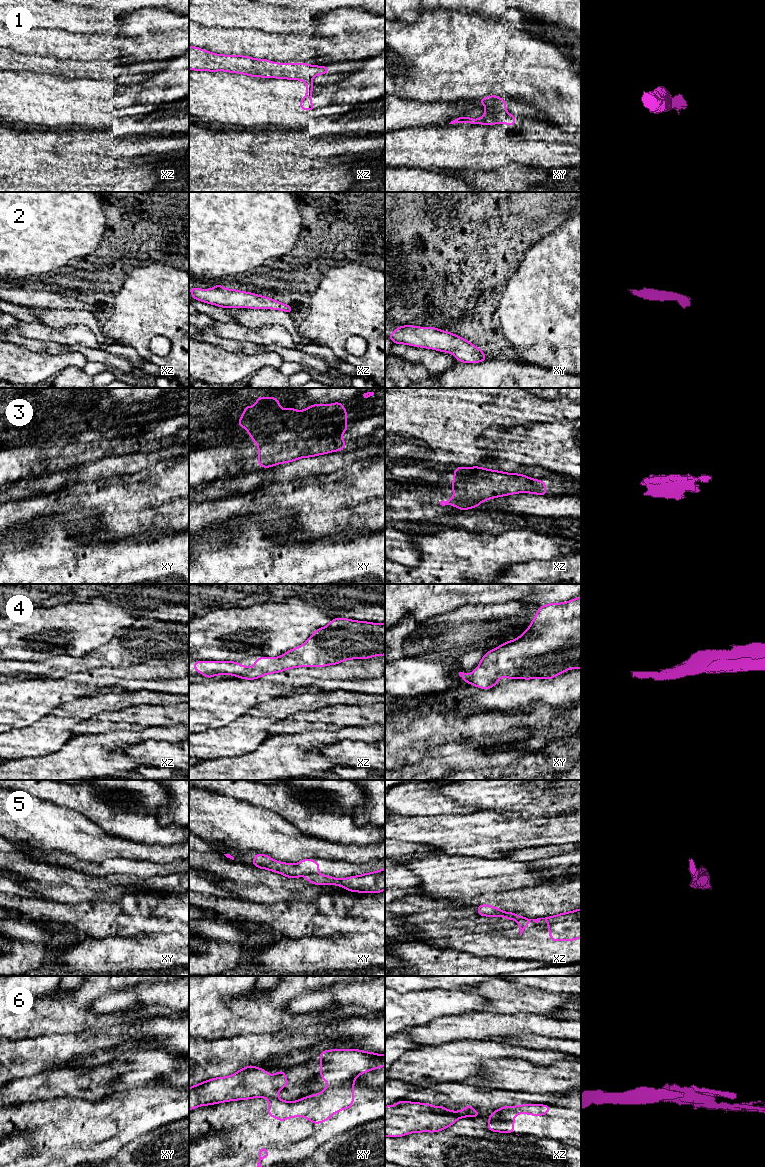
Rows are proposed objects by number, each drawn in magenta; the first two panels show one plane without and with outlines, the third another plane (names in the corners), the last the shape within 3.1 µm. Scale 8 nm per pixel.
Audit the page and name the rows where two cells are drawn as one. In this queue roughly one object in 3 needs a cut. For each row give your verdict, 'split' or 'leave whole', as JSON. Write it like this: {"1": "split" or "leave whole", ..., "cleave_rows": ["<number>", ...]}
{"1": "split", "2": "leave whole", "3": "leave whole", "4": "leave whole", "5": "split", "6": "split", "cleave_rows": ["1", "5", "6"]}

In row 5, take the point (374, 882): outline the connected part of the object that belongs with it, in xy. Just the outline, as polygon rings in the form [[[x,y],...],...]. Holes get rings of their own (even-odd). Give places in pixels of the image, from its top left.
[[[385,868],[343,879],[336,879],[327,875],[307,875],[306,880],[314,885],[333,884],[341,886],[351,892],[379,893],[385,890]]]

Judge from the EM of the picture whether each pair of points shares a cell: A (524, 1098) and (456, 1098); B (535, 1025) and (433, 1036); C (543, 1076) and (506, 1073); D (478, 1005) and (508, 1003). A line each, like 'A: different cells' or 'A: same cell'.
A: same cell
B: same cell
C: same cell
D: different cells

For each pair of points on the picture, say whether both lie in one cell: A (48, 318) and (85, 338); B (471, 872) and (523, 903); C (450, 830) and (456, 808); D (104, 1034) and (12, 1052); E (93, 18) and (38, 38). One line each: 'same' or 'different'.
A: different
B: same
C: different
D: same
E: different

